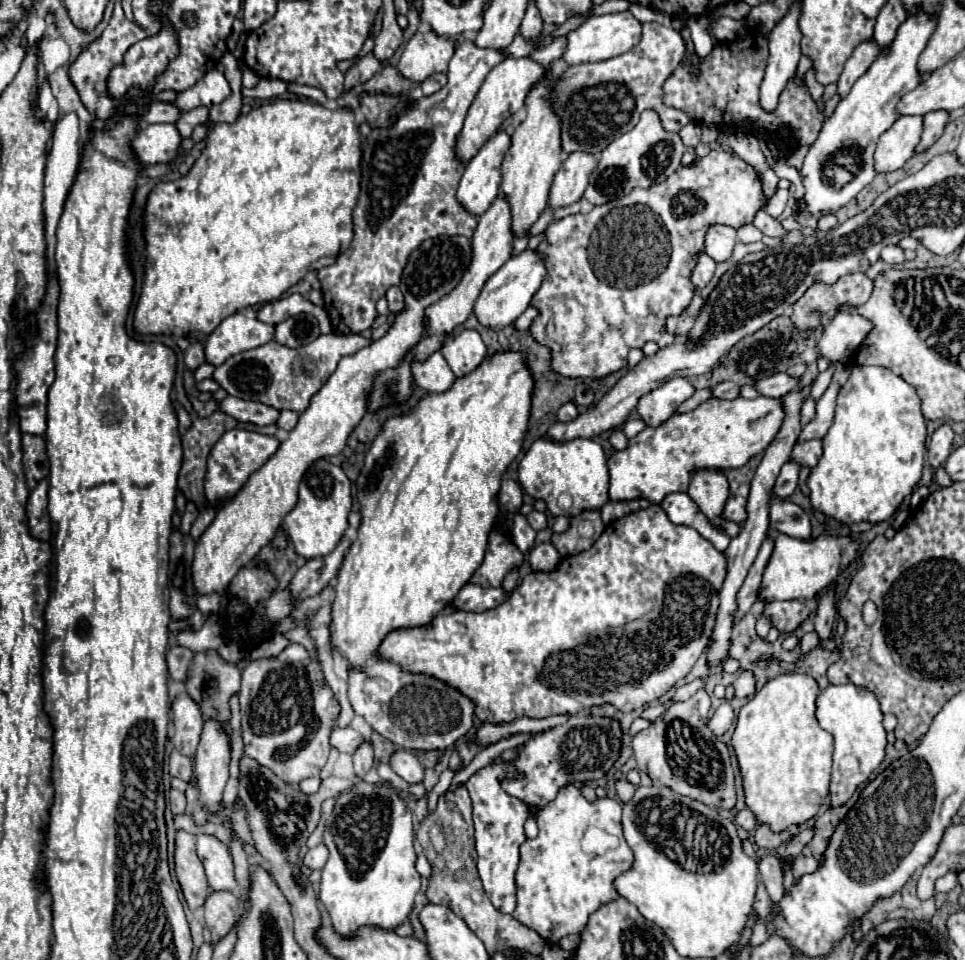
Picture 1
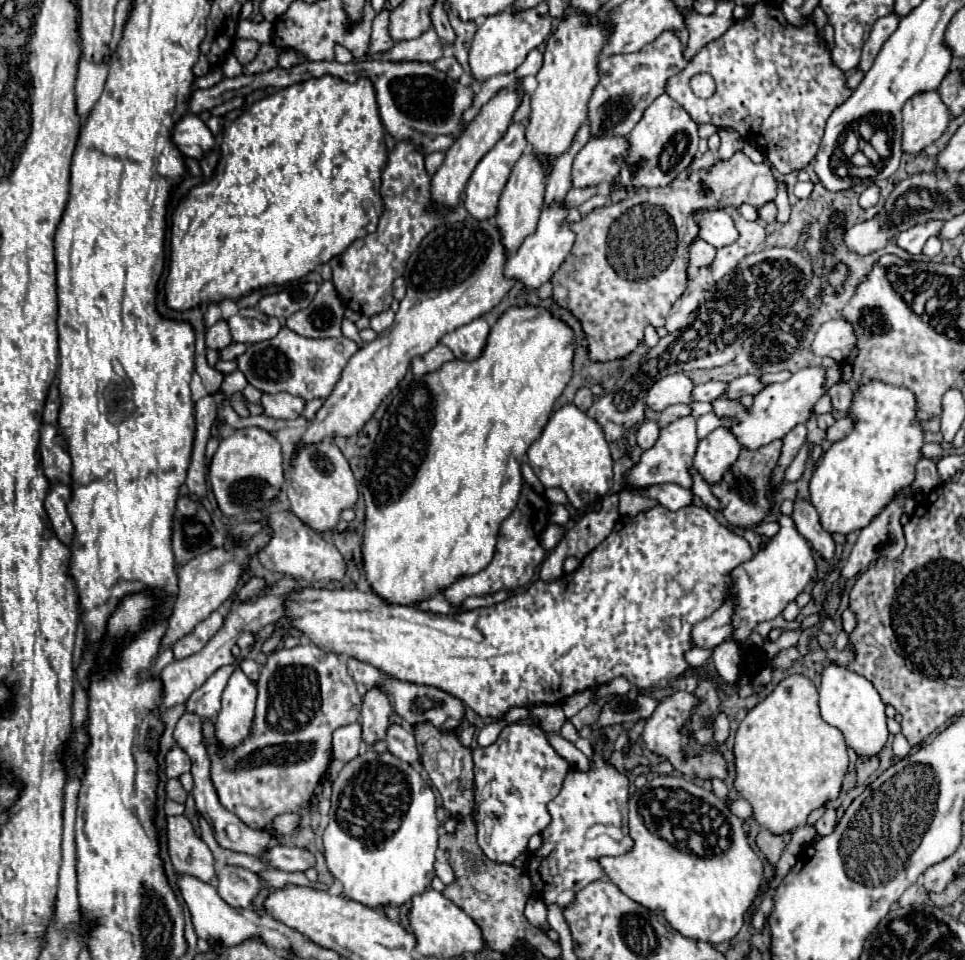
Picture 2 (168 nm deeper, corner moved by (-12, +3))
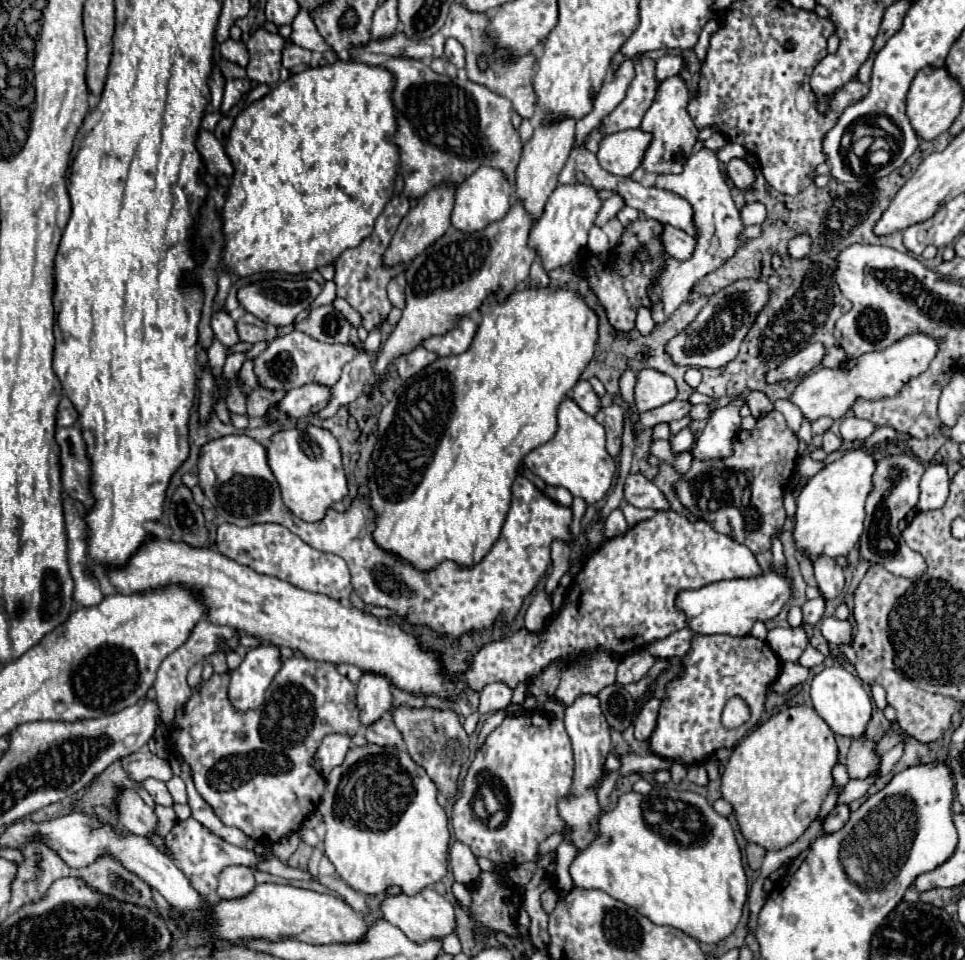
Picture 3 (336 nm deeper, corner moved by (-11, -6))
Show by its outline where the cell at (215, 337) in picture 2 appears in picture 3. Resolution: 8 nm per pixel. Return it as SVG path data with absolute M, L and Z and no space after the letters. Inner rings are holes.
M216 311L214 317L212 317L212 329L214 329L214 335L226 345L226 347L232 347L238 343L238 333L236 333L236 321L224 311Z

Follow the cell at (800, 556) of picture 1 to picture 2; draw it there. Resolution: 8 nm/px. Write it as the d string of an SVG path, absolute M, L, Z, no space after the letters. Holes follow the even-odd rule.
M779 514L779 526L781 526L779 532L769 540L767 548L757 552L749 562L737 566L737 570L733 570L731 574L735 600L737 600L735 616L733 616L733 626L735 626L733 640L737 644L743 644L749 638L753 626L779 616L783 608L789 602L793 602L809 582L817 578L817 562L811 544L797 532L789 516Z

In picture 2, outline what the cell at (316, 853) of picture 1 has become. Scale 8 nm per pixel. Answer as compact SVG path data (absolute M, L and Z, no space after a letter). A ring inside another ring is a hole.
M275 846L273 850L265 852L263 858L285 872L307 872L309 868L315 868L315 856L313 852L305 848L289 848L289 846Z

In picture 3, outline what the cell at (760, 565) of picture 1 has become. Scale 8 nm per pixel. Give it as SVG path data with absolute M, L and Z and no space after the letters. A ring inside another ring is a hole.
M684 627L684 629L674 631L672 635L668 635L662 641L652 641L652 643L644 645L644 651L654 657L682 657L684 653L688 653L690 637L692 637L692 631L688 631L688 627Z

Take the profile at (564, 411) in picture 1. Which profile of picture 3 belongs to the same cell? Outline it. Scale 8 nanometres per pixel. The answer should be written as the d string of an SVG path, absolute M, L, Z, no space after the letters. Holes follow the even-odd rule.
M580 379L574 389L572 389L572 399L588 413L588 415L596 415L600 409L600 397L594 393L592 385L584 379Z

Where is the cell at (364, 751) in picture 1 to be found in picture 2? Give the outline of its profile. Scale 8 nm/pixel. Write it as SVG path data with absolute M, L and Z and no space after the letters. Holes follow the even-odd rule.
M369 690L361 710L363 740L369 746L373 746L379 740L385 740L385 734L389 728L389 714L391 714L389 698L381 690Z

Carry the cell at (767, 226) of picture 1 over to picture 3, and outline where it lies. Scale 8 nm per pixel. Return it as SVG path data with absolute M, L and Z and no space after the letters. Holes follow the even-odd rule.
M752 201L752 203L746 203L740 211L740 219L744 225L754 225L754 223L762 223L764 221L764 215L766 215L766 207L758 201Z

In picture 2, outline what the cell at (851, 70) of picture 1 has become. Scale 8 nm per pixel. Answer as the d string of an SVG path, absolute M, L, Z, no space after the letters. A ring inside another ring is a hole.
M897 14L883 16L883 18L879 18L875 22L875 26L873 26L873 30L869 34L869 40L863 46L863 56L861 56L861 62L859 62L859 70L861 72L867 72L873 66L873 62L875 62L879 50L883 48L885 40L897 30L897 24L899 24L899 16Z

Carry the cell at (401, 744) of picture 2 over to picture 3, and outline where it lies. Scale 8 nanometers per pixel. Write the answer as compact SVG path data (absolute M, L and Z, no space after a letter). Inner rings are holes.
M384 713L378 721L374 721L372 725L366 725L364 727L364 737L370 743L376 743L376 745L394 745L394 747L402 747L404 745L402 735L396 729L396 725L392 723L390 713Z

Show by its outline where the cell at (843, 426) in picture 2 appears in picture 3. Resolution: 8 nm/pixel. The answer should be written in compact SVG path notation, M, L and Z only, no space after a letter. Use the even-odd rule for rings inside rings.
M846 417L840 425L840 435L844 441L864 441L874 433L876 425L868 419L858 419L858 417Z

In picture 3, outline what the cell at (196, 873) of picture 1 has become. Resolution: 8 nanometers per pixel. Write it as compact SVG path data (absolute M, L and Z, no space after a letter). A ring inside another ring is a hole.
M122 789L116 797L116 817L122 827L136 835L148 835L156 847L164 847L164 837L156 835L156 813L148 807L134 789Z

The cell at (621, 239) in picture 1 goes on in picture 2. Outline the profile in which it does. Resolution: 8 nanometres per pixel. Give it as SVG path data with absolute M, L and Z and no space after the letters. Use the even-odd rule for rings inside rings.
M735 152L729 160L717 158L713 166L703 168L703 170L693 170L693 172L689 172L683 180L675 180L675 182L671 182L671 184L665 186L665 188L639 188L637 194L631 194L631 196L627 196L625 200L621 200L621 202L617 202L617 204L609 204L609 206L597 208L597 210L585 214L579 222L571 224L571 230L575 232L577 240L575 240L573 250L569 252L569 256L565 258L565 262L561 264L561 268L557 270L557 274L553 274L553 278L551 278L551 284L553 284L553 300L555 300L559 306L567 308L567 310L581 322L581 328L583 328L585 338L587 338L587 342L589 342L589 360L593 360L593 362L605 362L605 360L619 360L619 358L625 358L627 354L631 354L631 352L637 348L637 344L641 344L645 326L653 326L653 328L665 326L665 318L669 316L673 304L675 304L675 302L685 294L685 290L687 290L687 282L689 282L689 278L687 278L687 262L689 262L691 244L699 238L699 222L697 222L697 218L695 218L695 214L697 214L699 210L721 210L721 208L729 208L729 206L731 206L731 208L739 208L741 204L751 204L751 206L755 206L755 208L761 208L763 204L767 204L767 202L771 202L771 200L775 198L775 192L777 192L777 182L775 182L775 176L773 176L773 172L771 172L771 166L769 166L767 162L755 164L755 162L751 162L743 152ZM665 208L673 208L673 216L667 214Z

